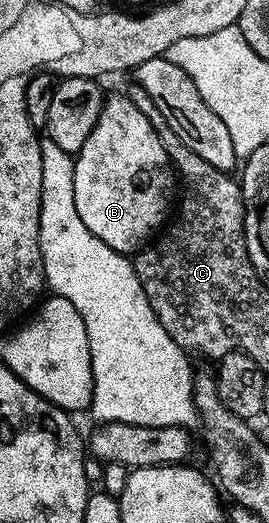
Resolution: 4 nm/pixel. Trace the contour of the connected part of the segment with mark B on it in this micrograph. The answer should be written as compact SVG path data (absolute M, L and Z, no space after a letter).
M107 94L102 105L100 117L96 121L92 133L88 133L88 141L84 141L84 145L76 152L74 161L74 196L76 197L76 213L80 213L80 221L84 221L84 225L88 225L90 232L96 237L100 237L100 241L104 241L104 245L108 245L112 249L123 253L134 253L143 245L149 244L159 234L158 226L162 222L164 222L163 224L167 222L166 214L170 211L170 202L173 201L174 195L176 199L176 171L171 164L168 153L164 149L164 145L160 141L160 137L156 133L156 129L152 129L148 117L144 117L144 113L140 113L140 109L136 109L134 102L125 94Z

